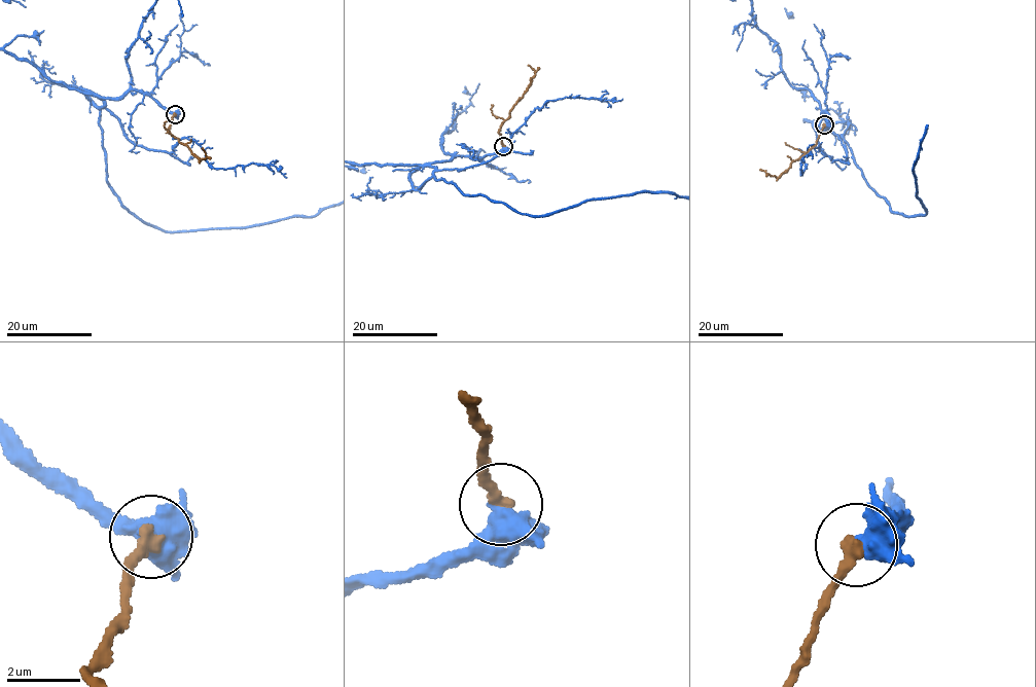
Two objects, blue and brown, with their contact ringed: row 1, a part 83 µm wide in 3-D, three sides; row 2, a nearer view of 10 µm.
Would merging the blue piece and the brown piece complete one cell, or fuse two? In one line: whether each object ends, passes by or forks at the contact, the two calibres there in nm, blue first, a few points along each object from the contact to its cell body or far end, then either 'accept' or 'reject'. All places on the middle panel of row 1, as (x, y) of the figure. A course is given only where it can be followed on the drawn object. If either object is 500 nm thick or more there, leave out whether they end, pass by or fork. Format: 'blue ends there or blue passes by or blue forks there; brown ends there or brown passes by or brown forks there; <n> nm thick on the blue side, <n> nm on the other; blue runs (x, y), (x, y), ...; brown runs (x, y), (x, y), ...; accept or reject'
800 nm thick on the blue side, 360 nm on the other; brown runs (503, 146), (499, 128), (531, 80), (534, 71), (528, 65); accept

